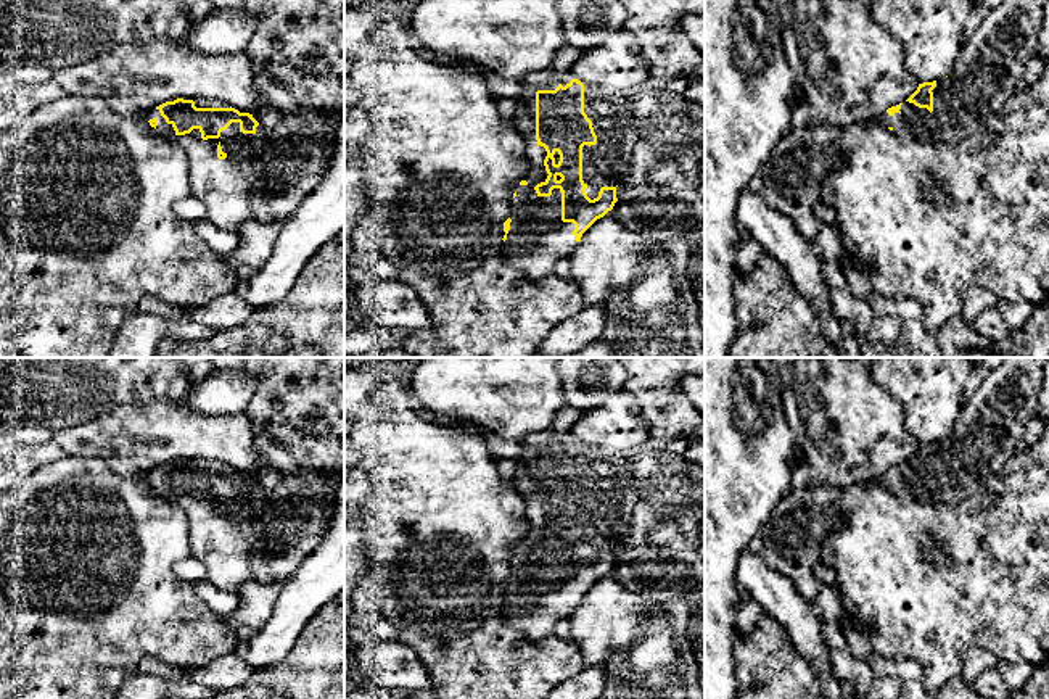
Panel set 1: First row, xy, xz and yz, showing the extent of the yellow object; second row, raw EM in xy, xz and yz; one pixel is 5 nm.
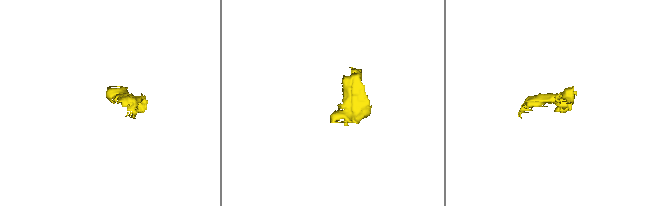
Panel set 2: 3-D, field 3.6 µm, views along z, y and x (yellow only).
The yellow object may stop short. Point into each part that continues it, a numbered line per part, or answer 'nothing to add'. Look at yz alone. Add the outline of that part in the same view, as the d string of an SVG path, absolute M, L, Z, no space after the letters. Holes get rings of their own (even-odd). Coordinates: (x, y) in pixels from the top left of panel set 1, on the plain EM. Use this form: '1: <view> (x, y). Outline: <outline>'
1: yz (988, 430). Outline: M1004 358L988 374L975 395L964 403L956 425L948 438L936 441L933 472L904 462L901 470L890 477L887 472L877 480L898 496L954 506L970 499L994 475L999 475L1018 449L1025 424L1038 414L1038 398L1043 390L1043 366L1049 358Z

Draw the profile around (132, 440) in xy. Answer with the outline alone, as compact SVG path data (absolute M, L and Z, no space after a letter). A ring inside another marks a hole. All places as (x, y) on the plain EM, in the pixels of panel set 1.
M187 399L182 403L156 401L142 407L121 404L101 417L55 432L51 440L66 456L103 459L117 475L137 480L146 480L156 467L177 459L220 461L249 475L257 475L265 469L246 414L203 414Z

